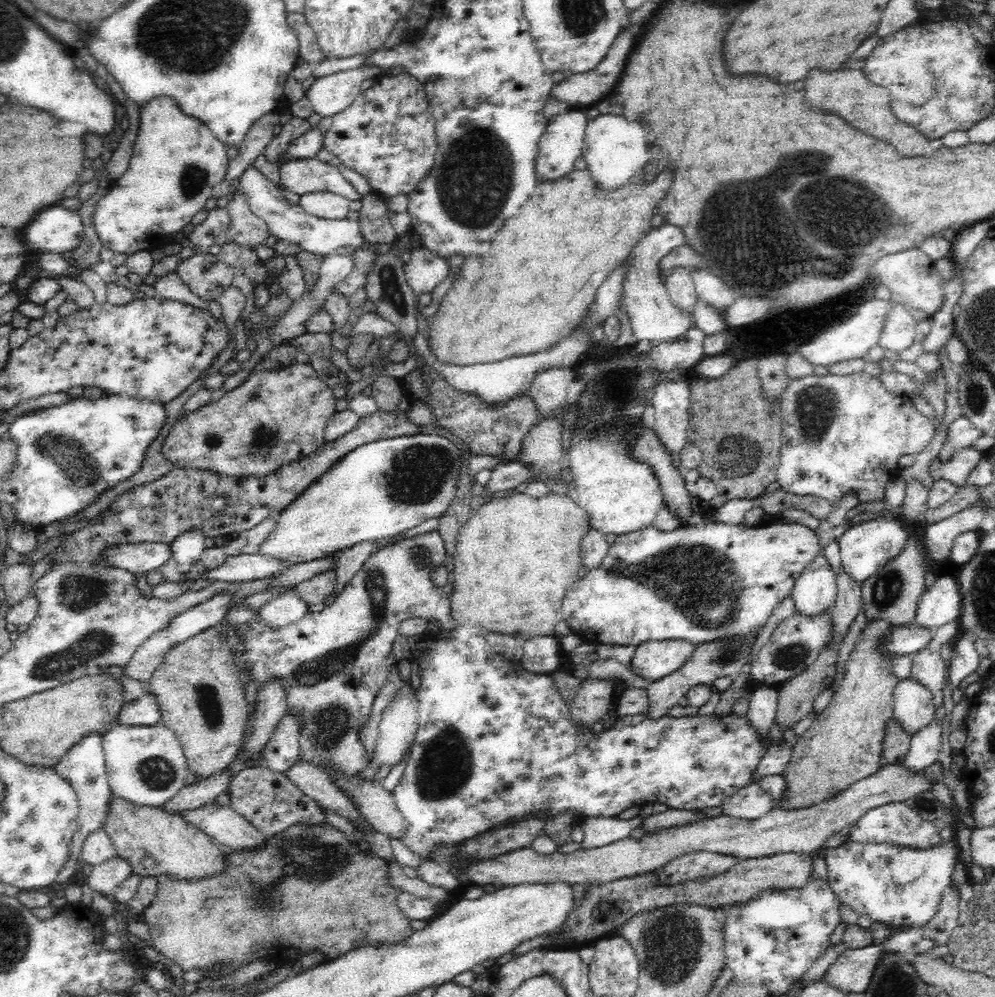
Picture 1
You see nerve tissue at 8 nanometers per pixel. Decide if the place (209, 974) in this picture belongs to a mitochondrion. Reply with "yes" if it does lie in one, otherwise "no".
no

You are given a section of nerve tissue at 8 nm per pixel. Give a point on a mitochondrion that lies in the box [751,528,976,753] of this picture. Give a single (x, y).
(887, 589)

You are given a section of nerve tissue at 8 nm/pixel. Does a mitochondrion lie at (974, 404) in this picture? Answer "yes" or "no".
yes

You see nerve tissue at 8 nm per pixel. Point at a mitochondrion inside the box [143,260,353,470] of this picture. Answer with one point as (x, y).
(263, 442)

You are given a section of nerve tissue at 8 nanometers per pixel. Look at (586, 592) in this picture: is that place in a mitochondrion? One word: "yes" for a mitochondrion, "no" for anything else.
no

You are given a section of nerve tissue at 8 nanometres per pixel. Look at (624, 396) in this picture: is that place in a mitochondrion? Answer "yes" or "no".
yes

